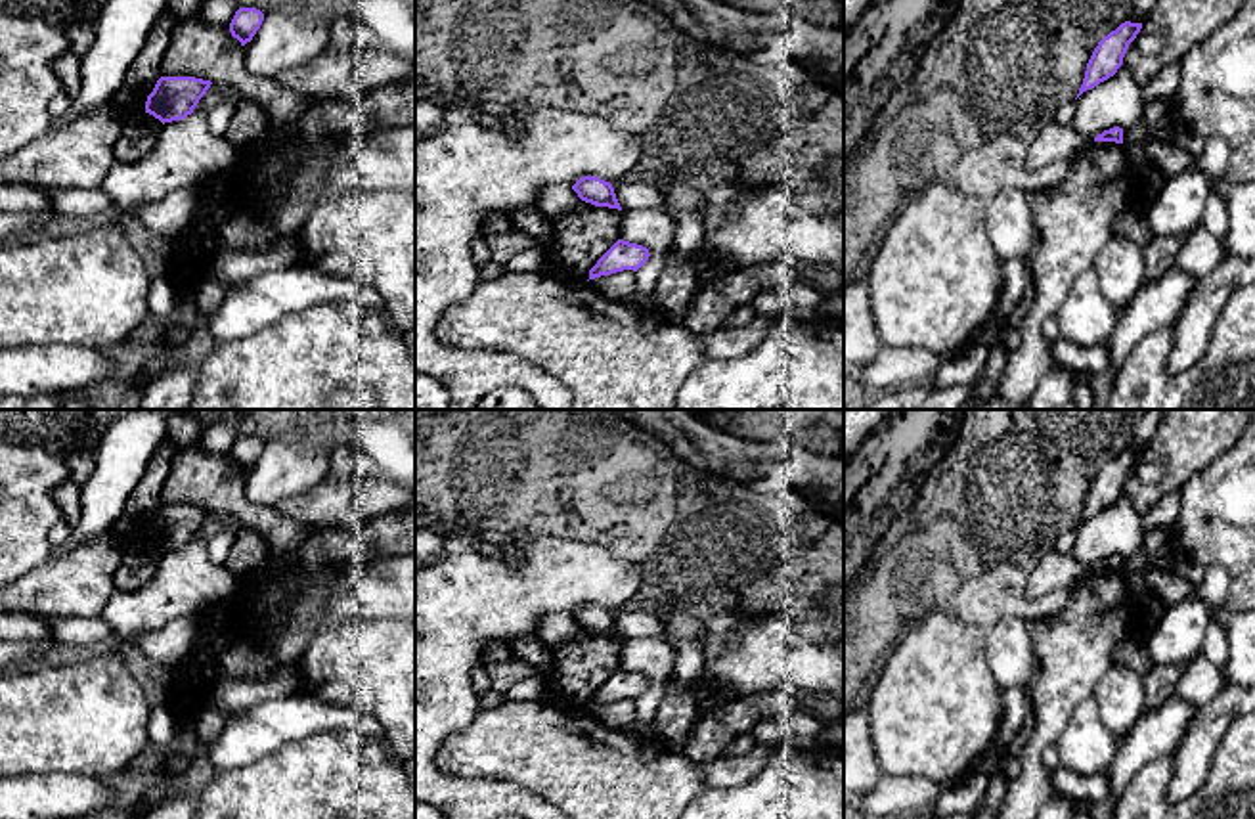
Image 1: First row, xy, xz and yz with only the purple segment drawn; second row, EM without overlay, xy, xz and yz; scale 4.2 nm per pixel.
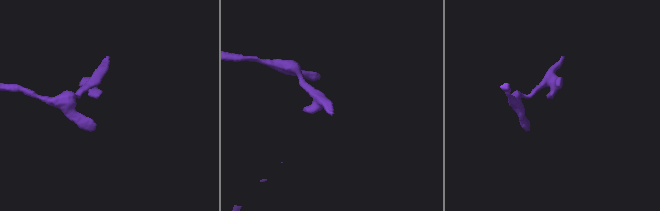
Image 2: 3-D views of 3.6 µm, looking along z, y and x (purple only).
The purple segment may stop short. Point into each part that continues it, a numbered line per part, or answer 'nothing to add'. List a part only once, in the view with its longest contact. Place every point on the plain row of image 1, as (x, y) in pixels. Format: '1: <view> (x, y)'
nothing to add

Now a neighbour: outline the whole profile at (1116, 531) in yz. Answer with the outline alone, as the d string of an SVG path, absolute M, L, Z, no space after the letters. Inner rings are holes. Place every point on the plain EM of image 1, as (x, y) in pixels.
M1123 492L1113 505L1077 526L1071 555L1090 568L1113 555L1131 557L1140 551L1144 532L1142 517Z

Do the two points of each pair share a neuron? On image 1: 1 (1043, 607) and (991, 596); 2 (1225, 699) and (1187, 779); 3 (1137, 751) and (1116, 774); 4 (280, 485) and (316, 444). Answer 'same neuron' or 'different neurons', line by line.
1: same neuron
2: same neuron
3: same neuron
4: same neuron

